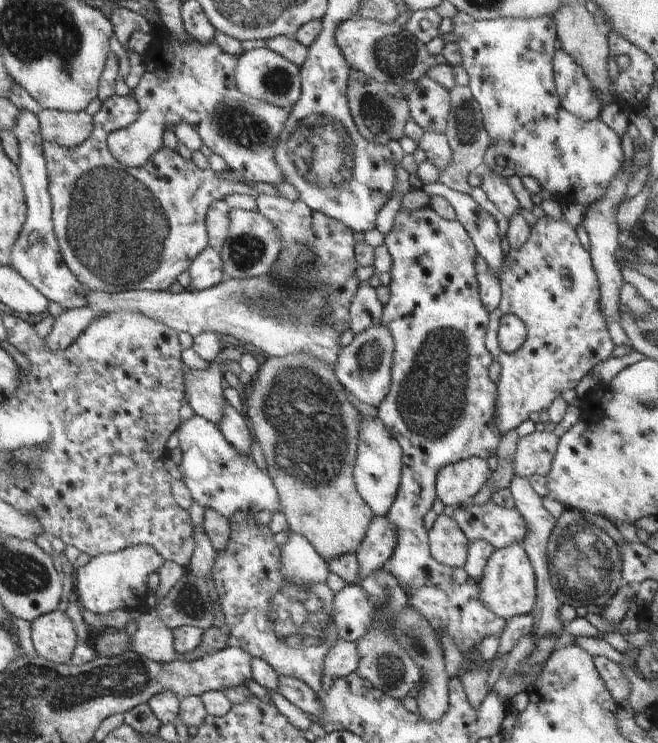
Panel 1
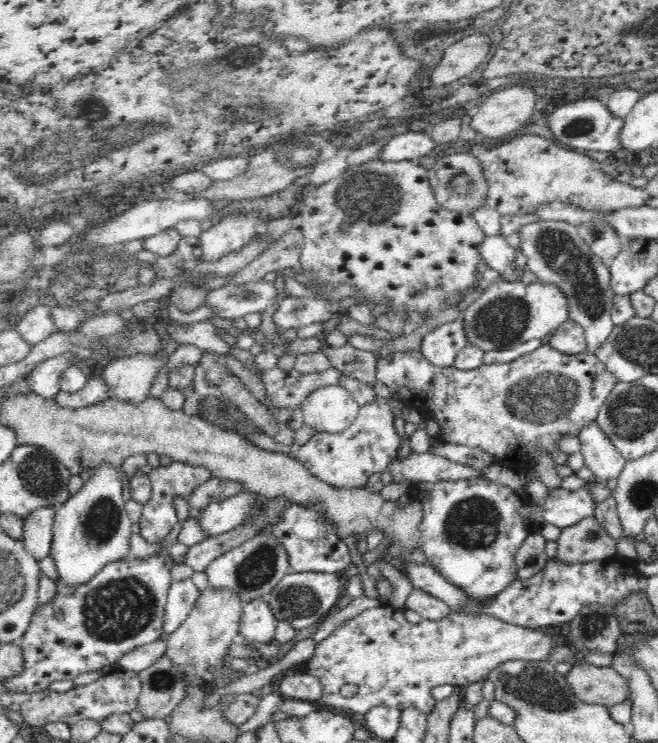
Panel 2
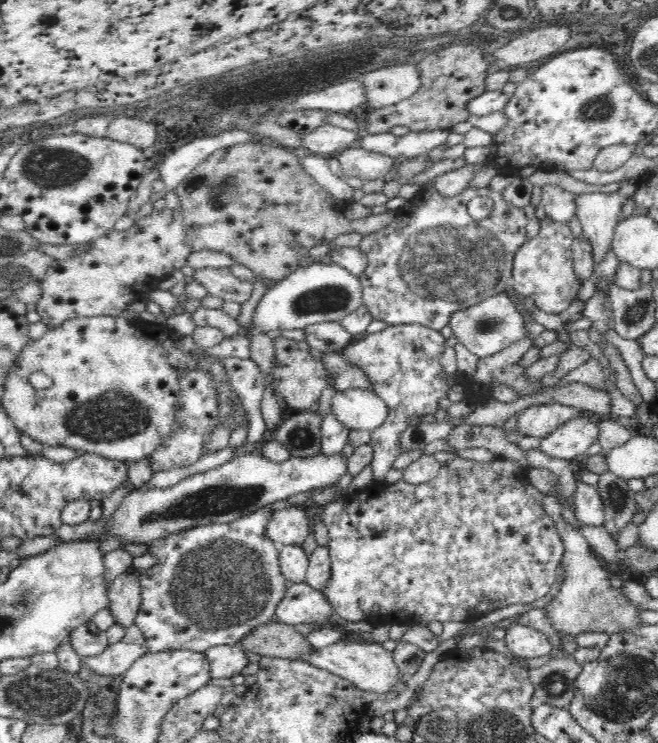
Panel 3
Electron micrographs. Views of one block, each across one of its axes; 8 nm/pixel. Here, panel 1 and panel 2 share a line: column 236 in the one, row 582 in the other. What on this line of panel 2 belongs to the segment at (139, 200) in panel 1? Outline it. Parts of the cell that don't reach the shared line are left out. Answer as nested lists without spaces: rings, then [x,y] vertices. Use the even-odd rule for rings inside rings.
[[[189,577],[181,581],[173,581],[168,590],[165,614],[164,635],[172,634],[188,618],[192,606],[200,596],[200,591]]]

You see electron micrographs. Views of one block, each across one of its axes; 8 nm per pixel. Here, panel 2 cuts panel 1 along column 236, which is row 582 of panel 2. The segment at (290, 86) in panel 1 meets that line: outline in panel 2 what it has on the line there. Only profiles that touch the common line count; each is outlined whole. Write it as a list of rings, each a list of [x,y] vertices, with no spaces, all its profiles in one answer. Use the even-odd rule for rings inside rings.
[[[100,464],[92,469],[93,475],[84,482],[78,494],[74,494],[56,509],[53,528],[53,543],[49,552],[58,571],[58,577],[70,586],[80,586],[92,580],[106,564],[124,560],[130,550],[130,536],[132,536],[132,520],[126,511],[124,498],[122,497],[121,470],[117,470],[111,464]]]

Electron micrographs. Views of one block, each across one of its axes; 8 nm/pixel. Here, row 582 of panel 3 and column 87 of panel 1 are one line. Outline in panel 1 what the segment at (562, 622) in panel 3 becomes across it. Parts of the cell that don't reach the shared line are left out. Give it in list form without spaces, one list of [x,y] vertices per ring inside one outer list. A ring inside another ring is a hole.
[[[139,544],[123,548],[118,552],[92,557],[84,566],[74,571],[74,591],[82,610],[95,615],[124,610],[146,610],[145,600],[149,593],[148,576],[158,572],[165,560],[152,547]]]

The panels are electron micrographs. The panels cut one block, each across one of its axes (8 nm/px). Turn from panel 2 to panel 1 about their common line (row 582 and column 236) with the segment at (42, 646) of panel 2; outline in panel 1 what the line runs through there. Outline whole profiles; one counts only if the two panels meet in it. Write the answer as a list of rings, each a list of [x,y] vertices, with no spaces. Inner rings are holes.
[[[152,32],[153,42],[143,56],[143,68],[140,81],[130,94],[137,100],[140,110],[138,118],[126,128],[116,129],[107,136],[107,147],[110,154],[127,167],[142,166],[158,149],[162,147],[162,135],[166,130],[174,130],[181,123],[192,125],[214,154],[224,158],[229,169],[240,173],[252,182],[267,182],[276,186],[286,182],[283,170],[275,161],[275,146],[279,134],[283,131],[289,111],[274,106],[269,102],[252,98],[244,94],[234,80],[234,71],[239,56],[225,53],[212,40],[198,42],[188,35],[187,41],[179,41],[170,32]]]

